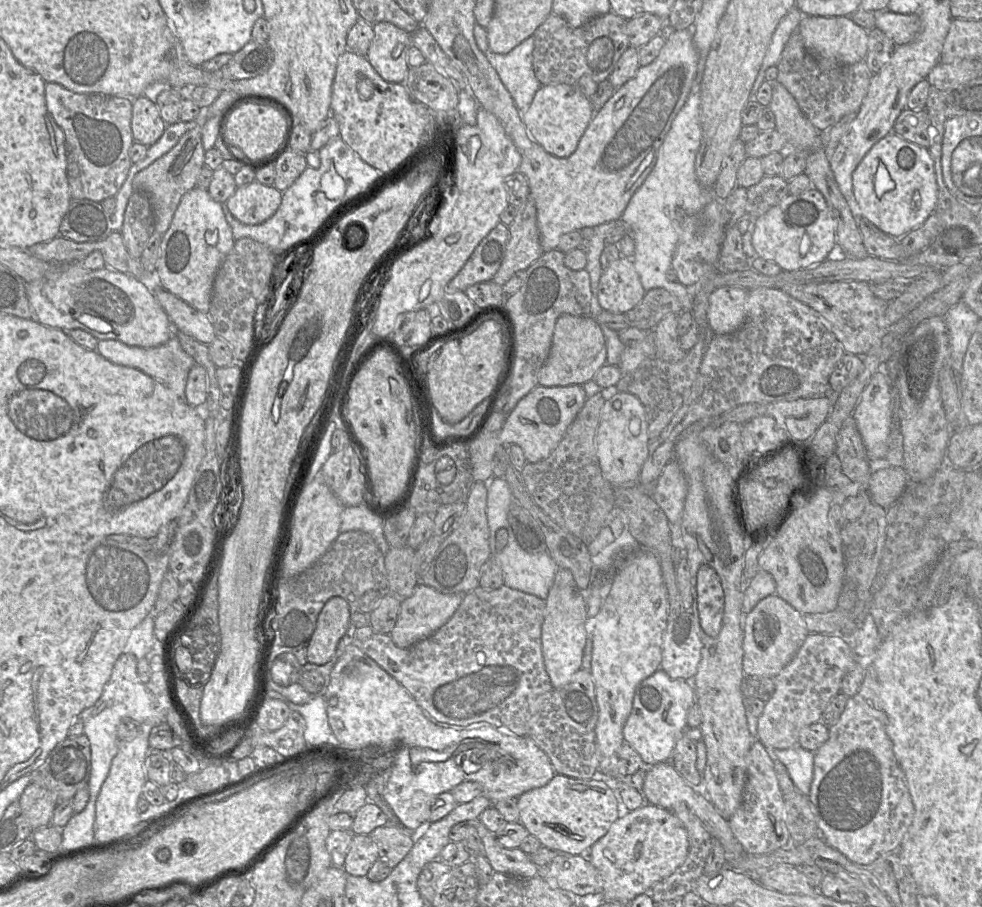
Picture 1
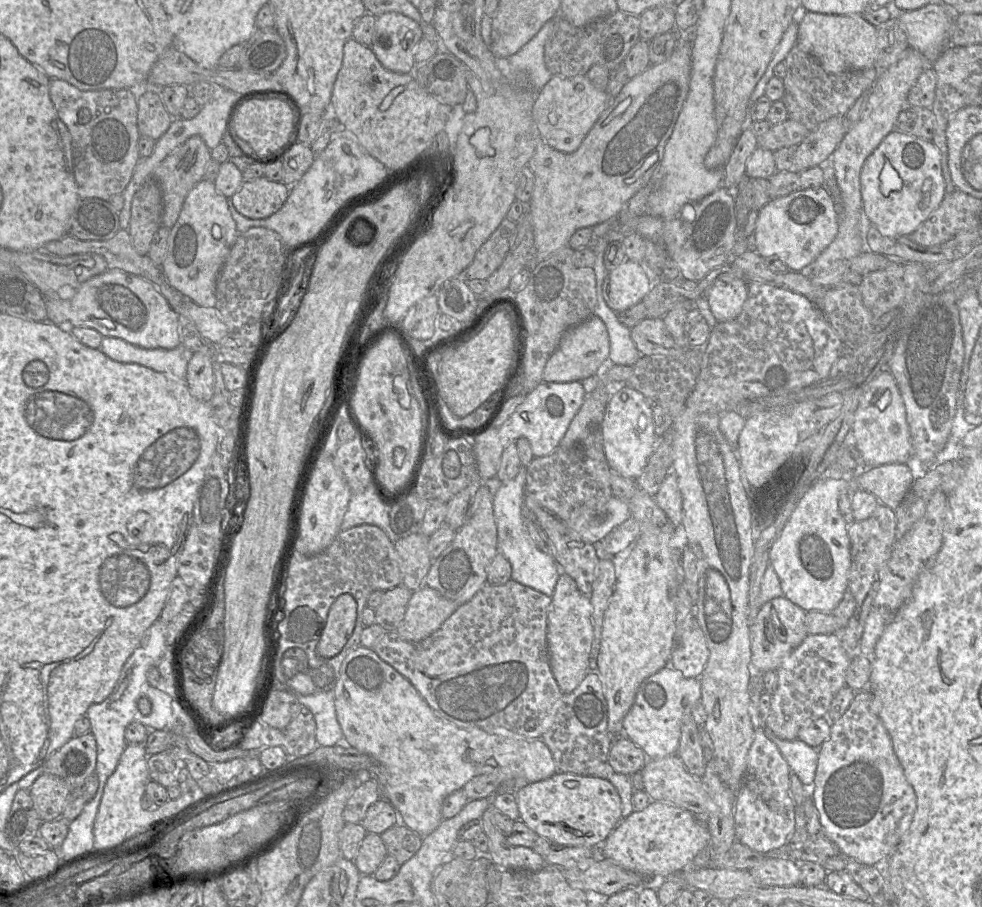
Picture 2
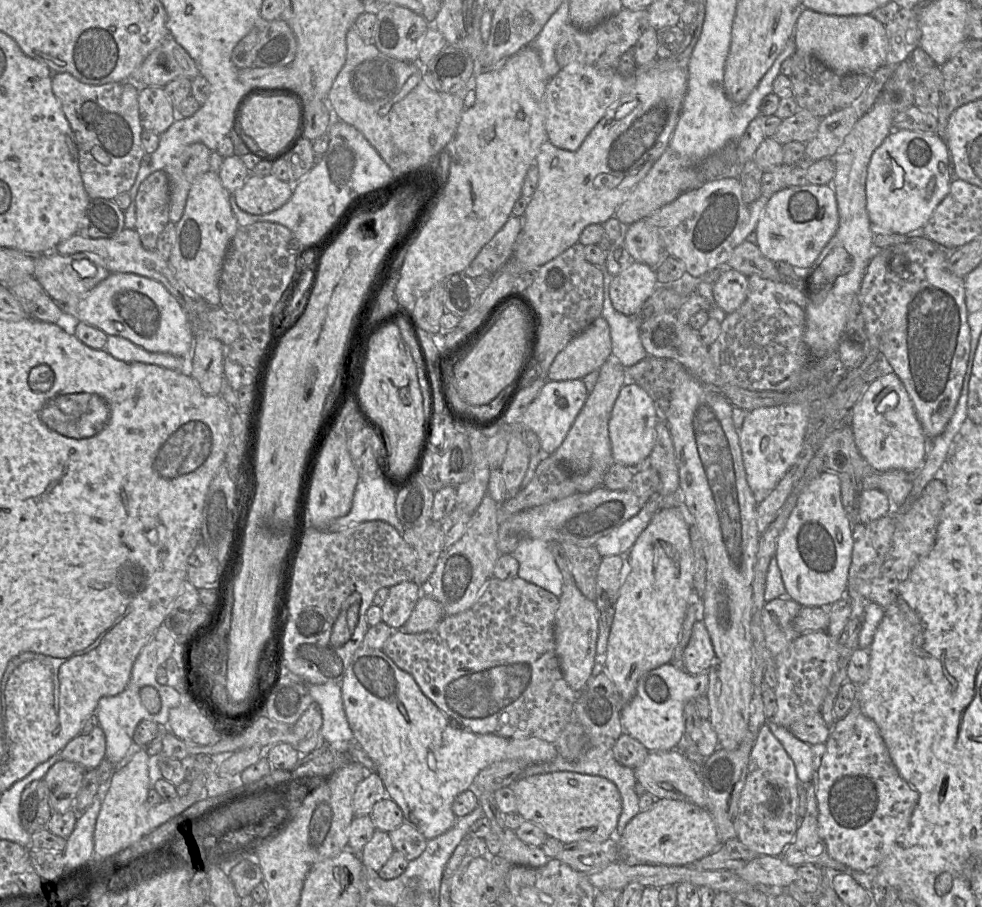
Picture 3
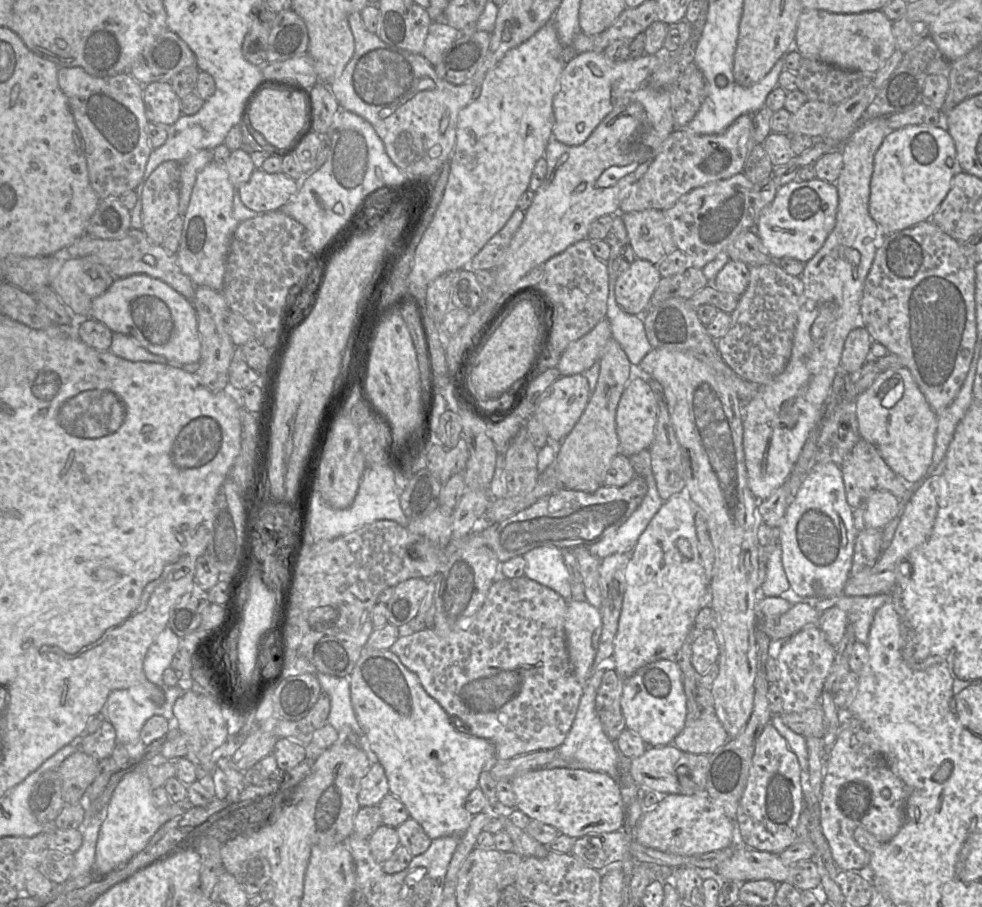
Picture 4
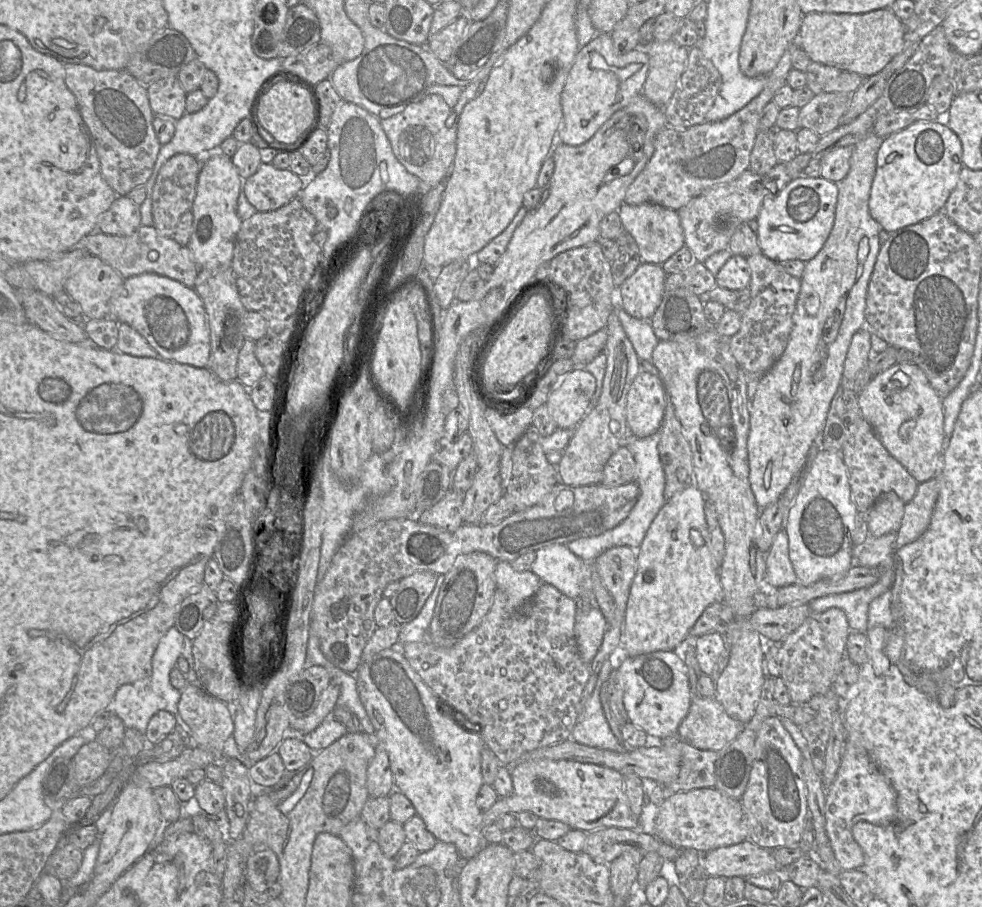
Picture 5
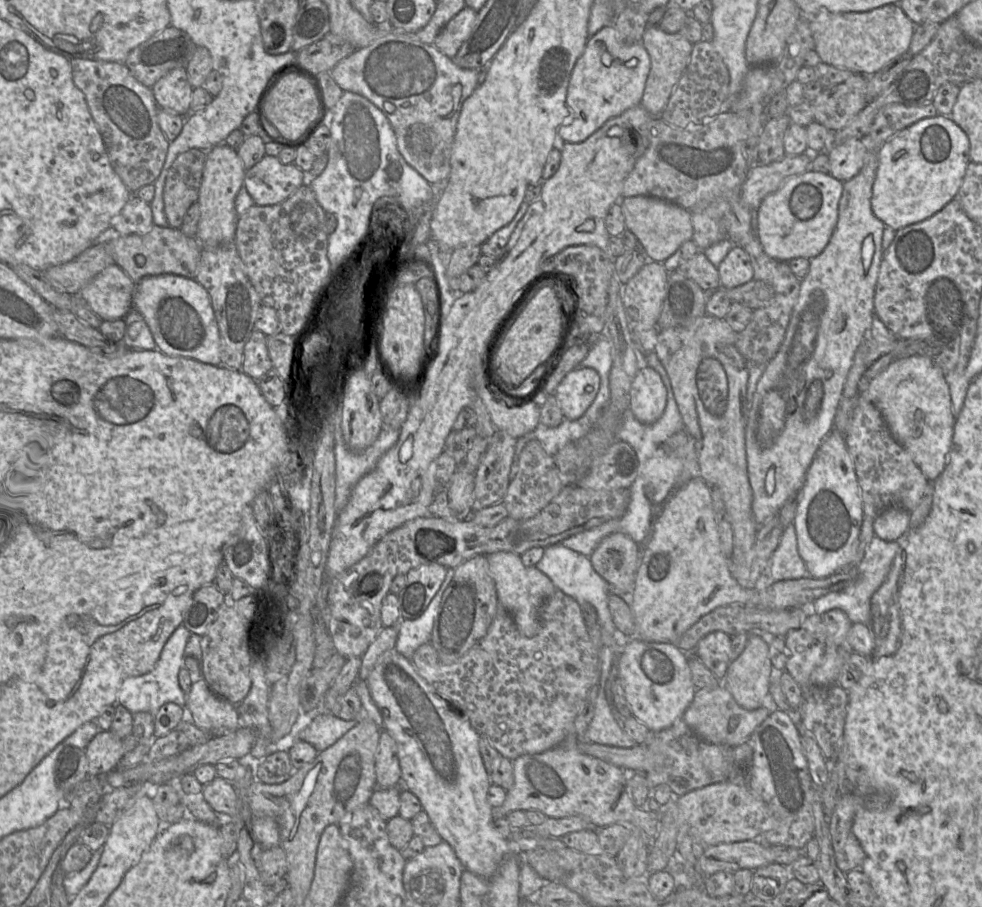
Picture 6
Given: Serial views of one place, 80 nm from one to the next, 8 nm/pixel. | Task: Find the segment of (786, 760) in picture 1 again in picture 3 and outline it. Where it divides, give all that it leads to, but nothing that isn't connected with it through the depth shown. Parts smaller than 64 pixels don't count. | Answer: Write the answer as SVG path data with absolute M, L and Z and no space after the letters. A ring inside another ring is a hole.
M768 720L766 724L792 759L800 783L811 782L814 772L813 747L795 737L788 728L779 726L772 720Z

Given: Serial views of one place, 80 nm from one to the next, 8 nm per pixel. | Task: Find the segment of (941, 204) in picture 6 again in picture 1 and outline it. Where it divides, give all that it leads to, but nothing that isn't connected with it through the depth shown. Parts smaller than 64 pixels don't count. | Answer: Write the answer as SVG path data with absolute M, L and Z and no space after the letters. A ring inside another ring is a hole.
M895 132L884 136L867 152L852 174L852 184L859 217L897 239L921 226L934 213L938 199L934 161L928 148L909 142Z

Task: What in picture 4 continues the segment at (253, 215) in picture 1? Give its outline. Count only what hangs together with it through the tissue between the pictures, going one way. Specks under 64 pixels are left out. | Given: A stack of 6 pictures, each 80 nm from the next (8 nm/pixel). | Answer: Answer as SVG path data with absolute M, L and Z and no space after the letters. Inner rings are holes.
M255 169L249 180L238 188L242 203L257 213L280 210L298 192L296 181L282 172L267 173L263 169Z

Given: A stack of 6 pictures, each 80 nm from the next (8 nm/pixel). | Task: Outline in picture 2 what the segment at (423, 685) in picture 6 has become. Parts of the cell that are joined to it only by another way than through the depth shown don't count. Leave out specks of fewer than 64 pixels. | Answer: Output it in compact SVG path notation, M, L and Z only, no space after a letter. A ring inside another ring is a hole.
M359 646L343 661L333 689L337 720L345 743L369 755L387 770L387 801L398 811L405 826L422 838L442 822L442 803L456 790L461 790L473 777L498 773L502 784L509 779L525 778L528 784L545 780L556 773L556 764L548 746L541 739L504 736L478 727L458 727L437 714L411 682L372 649Z

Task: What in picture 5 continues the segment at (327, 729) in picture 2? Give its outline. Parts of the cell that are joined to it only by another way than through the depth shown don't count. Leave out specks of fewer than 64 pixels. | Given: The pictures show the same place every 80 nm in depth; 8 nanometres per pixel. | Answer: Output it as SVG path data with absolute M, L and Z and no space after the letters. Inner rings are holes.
M330 668L328 671L331 675L331 682L340 687L337 706L344 706L350 710L358 718L363 732L372 736L373 725L360 700L355 675L338 668Z

